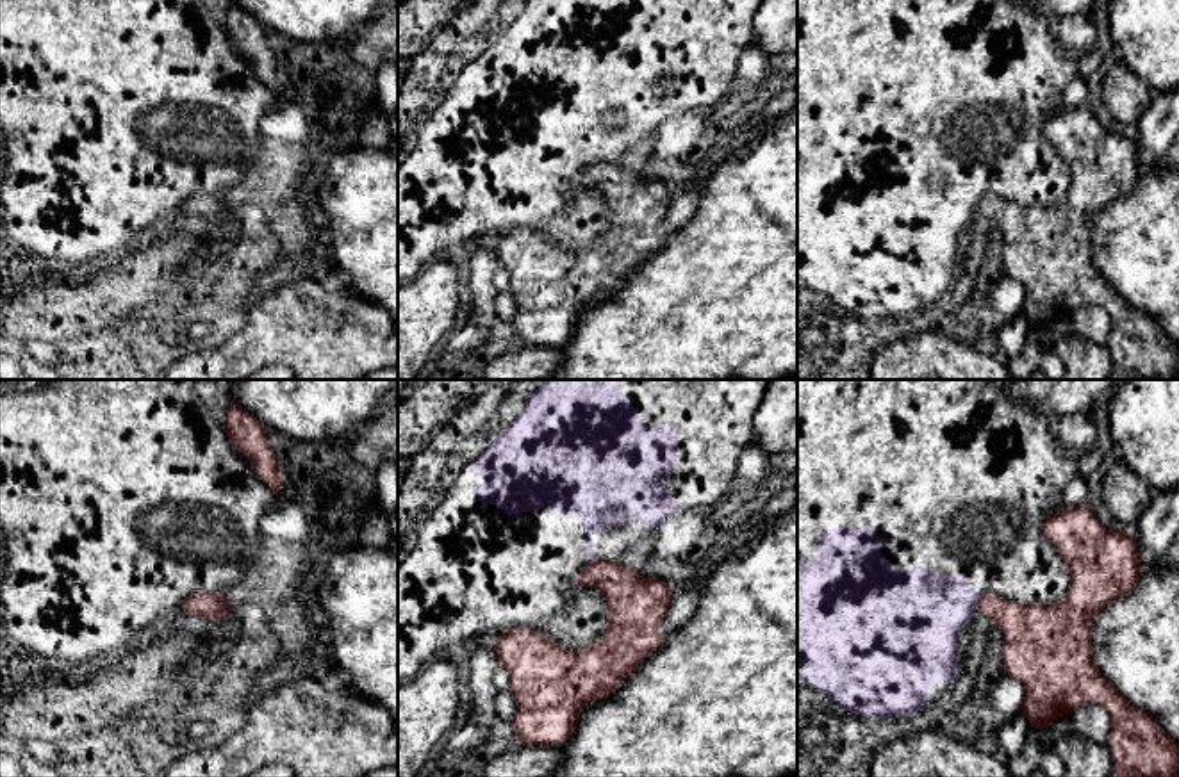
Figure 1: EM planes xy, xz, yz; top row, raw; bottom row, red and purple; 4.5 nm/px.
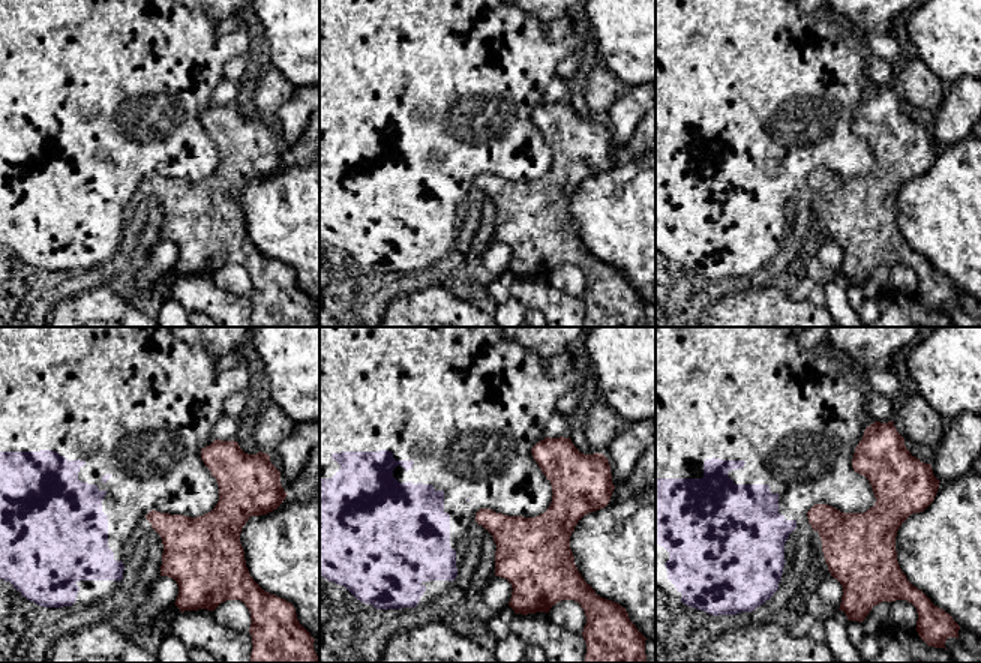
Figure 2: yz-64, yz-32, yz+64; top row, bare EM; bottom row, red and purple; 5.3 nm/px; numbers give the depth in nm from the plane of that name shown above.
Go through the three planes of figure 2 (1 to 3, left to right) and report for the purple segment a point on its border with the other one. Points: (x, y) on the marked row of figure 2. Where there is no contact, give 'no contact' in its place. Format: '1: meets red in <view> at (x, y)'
1: no contact
2: no contact
3: no contact

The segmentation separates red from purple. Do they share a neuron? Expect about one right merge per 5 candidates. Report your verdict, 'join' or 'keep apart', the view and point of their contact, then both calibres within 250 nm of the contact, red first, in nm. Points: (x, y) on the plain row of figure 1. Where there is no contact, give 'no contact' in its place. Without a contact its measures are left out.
keep apart; contact yz (980, 202); calibres 220 and 340 nm

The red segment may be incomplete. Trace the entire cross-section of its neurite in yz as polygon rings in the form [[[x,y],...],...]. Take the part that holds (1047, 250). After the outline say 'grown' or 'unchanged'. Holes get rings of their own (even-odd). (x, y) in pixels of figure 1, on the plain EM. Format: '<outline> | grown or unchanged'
[[[1088,105],[1059,109],[1043,125],[1043,137],[1056,148],[1070,169],[1068,194],[1049,207],[1024,207],[988,192],[979,212],[1002,233],[1004,276],[1024,285],[1022,314],[1031,330],[1049,328],[1058,317],[1070,315],[1084,305],[1102,307],[1111,319],[1109,351],[1115,371],[1108,380],[1179,380],[1179,346],[1158,321],[1129,305],[1099,273],[1092,253],[1092,228],[1097,214],[1134,191],[1142,166],[1134,135],[1106,130]]] | unchanged

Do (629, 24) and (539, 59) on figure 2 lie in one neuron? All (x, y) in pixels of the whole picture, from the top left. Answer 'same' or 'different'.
different

